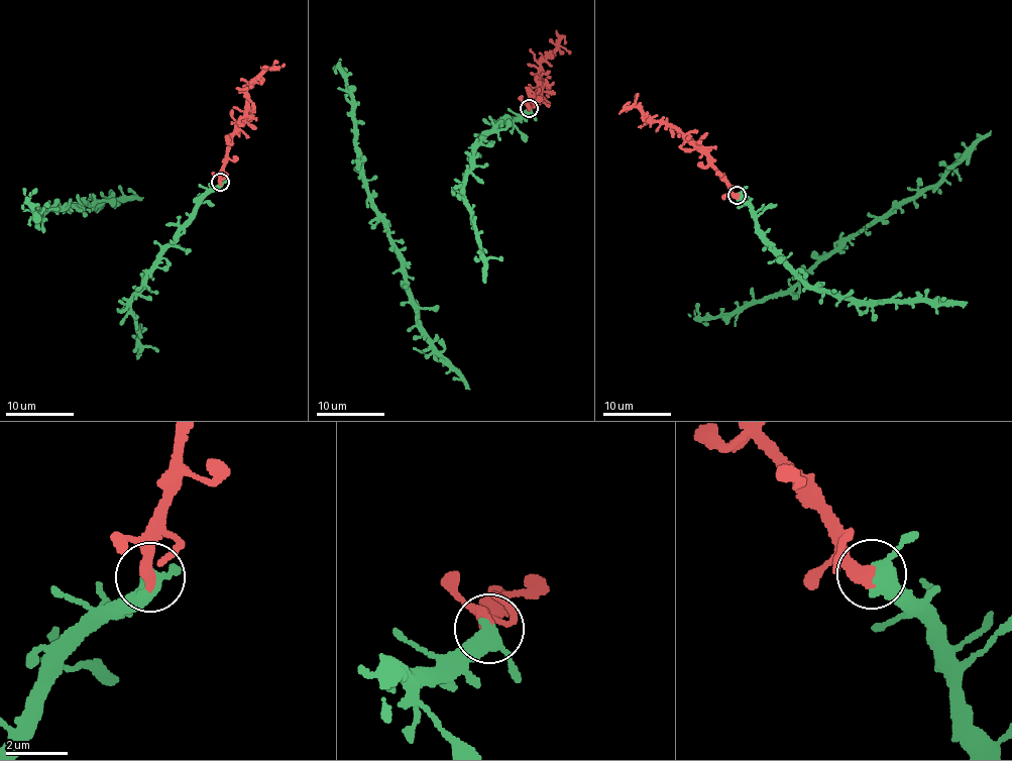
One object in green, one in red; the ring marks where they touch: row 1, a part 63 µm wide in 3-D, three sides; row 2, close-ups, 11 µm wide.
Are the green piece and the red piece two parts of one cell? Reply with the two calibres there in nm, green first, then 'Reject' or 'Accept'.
Thickness 440 nm (green) against 480 nm. Accept

